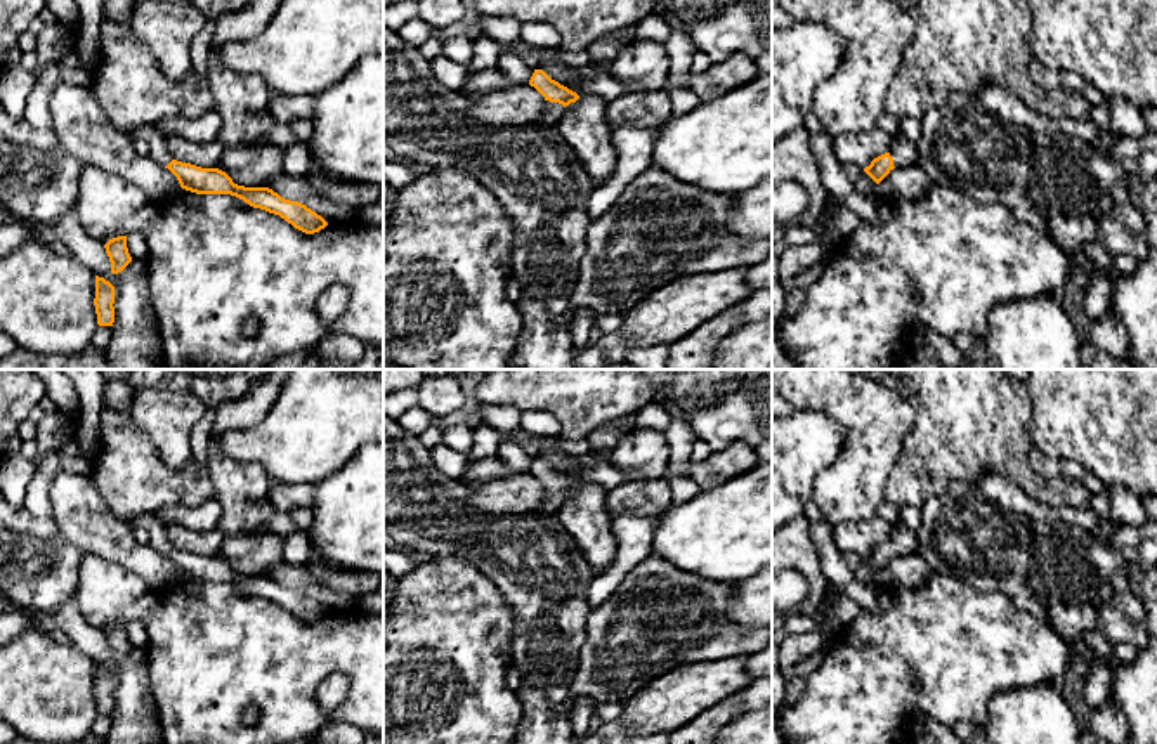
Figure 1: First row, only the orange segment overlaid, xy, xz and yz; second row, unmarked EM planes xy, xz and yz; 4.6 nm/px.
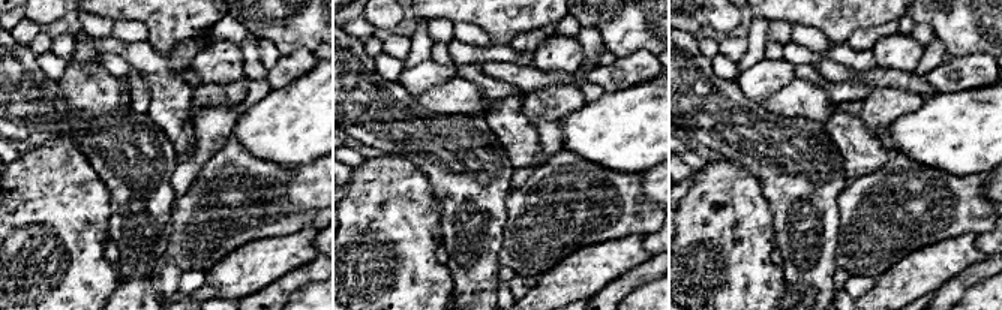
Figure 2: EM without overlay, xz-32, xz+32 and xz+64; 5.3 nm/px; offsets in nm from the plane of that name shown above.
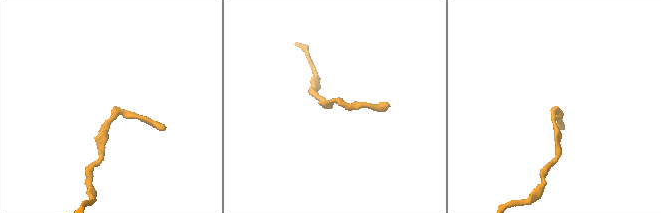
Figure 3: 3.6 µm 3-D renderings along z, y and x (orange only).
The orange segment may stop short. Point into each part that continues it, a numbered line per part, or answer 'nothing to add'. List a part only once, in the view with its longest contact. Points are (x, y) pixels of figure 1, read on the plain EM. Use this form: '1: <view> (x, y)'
1: xz (552, 498)

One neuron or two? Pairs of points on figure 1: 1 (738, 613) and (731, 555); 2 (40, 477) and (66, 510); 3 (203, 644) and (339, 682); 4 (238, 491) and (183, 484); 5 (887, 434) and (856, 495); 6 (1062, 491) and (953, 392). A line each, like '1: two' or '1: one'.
1: two
2: two
3: two
4: two
5: one
6: one

